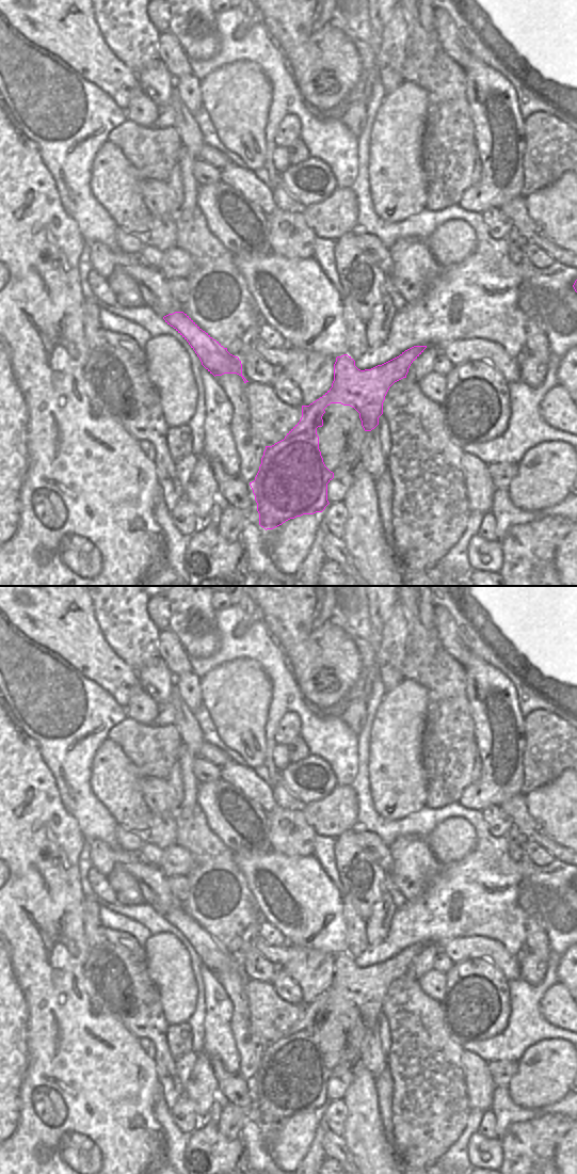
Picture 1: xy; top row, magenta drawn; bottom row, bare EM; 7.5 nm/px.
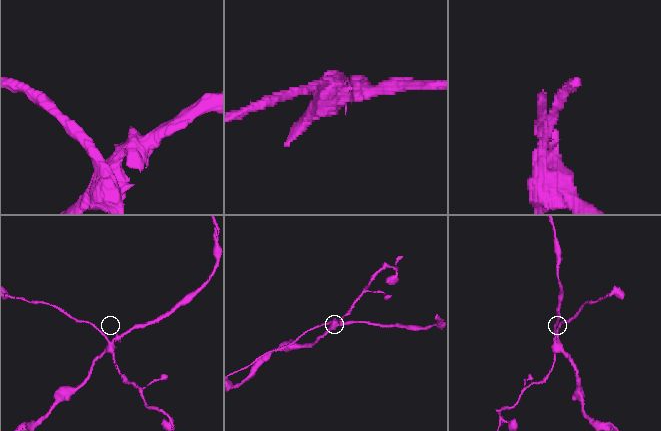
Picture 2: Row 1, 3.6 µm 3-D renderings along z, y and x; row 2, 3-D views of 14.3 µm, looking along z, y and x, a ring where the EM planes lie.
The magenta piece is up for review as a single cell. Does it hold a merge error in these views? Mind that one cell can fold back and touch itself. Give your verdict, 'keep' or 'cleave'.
cleave

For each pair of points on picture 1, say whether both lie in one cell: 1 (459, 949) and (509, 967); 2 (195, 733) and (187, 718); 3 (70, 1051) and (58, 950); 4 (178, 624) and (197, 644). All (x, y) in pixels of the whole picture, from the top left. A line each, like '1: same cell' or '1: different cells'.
1: same cell
2: same cell
3: same cell
4: same cell

